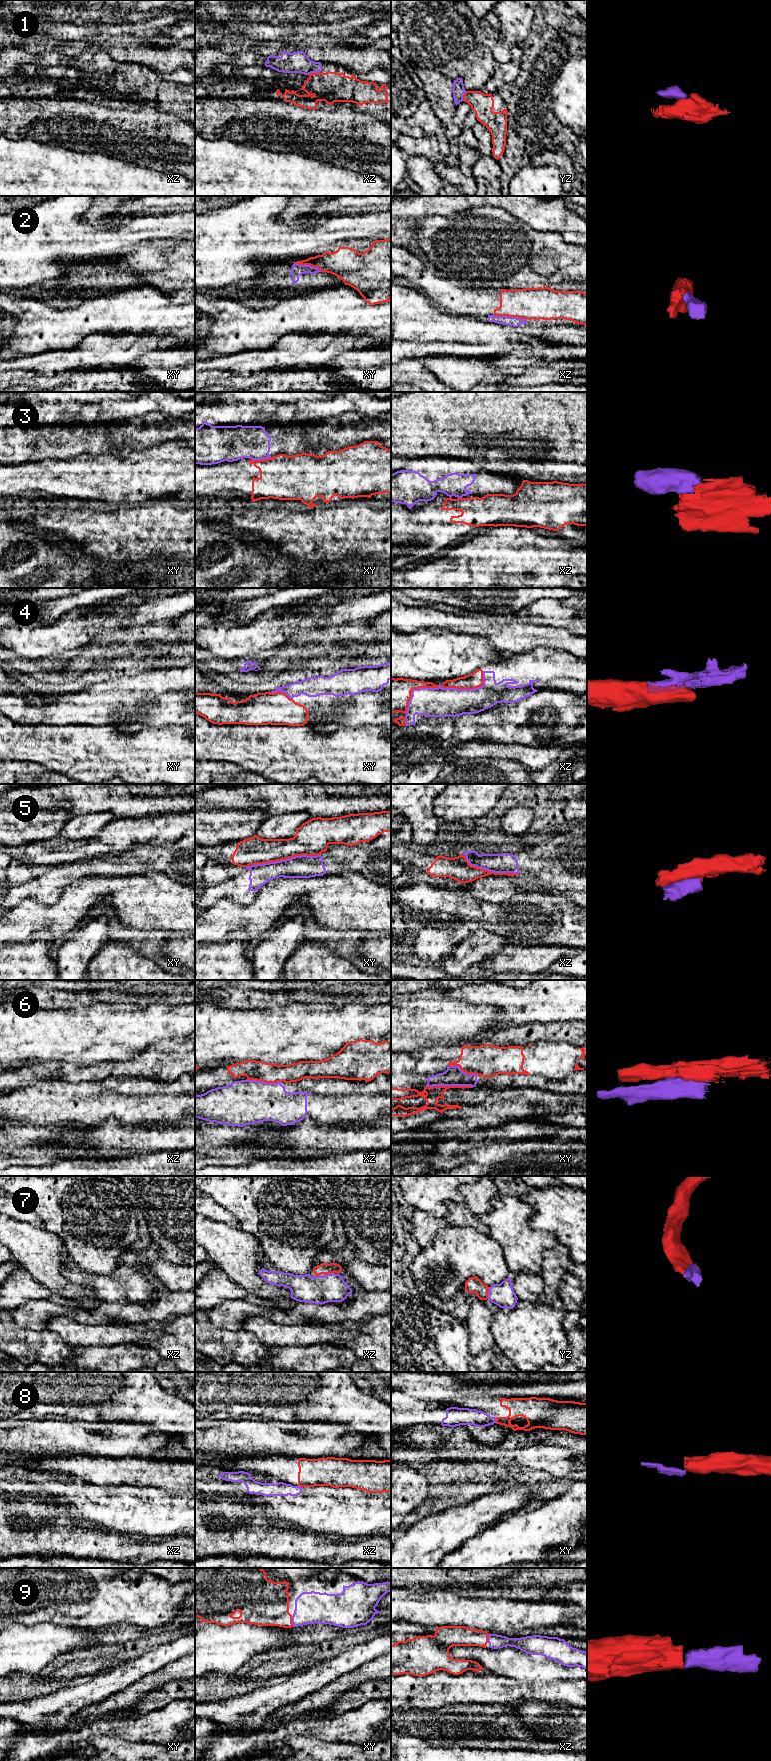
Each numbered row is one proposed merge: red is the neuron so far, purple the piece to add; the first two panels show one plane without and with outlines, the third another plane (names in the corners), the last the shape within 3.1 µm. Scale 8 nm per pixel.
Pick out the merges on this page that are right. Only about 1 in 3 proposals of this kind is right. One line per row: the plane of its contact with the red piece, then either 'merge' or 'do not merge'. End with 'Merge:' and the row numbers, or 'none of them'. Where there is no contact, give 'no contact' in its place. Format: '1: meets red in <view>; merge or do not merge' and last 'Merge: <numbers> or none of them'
1: meets red in xz; merge
2: meets red in xz; do not merge
3: meets red in xy; do not merge
4: meets red in xz; merge
5: meets red in xy; do not merge
6: meets red in xy; do not merge
7: meets red in yz; merge
8: meets red in xz; do not merge
9: meets red in xy; merge
Merge: 1, 4, 7, 9

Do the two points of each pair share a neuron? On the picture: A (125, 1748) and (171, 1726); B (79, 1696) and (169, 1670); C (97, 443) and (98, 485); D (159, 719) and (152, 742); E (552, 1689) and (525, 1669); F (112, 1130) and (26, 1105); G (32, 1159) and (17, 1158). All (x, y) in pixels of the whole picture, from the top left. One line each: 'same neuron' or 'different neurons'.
A: different neurons
B: different neurons
C: different neurons
D: different neurons
E: different neurons
F: different neurons
G: same neuron

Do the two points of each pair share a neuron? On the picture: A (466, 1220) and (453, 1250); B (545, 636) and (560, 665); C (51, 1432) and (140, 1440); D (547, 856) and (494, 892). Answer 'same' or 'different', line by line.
A: different
B: different
C: same
D: same

